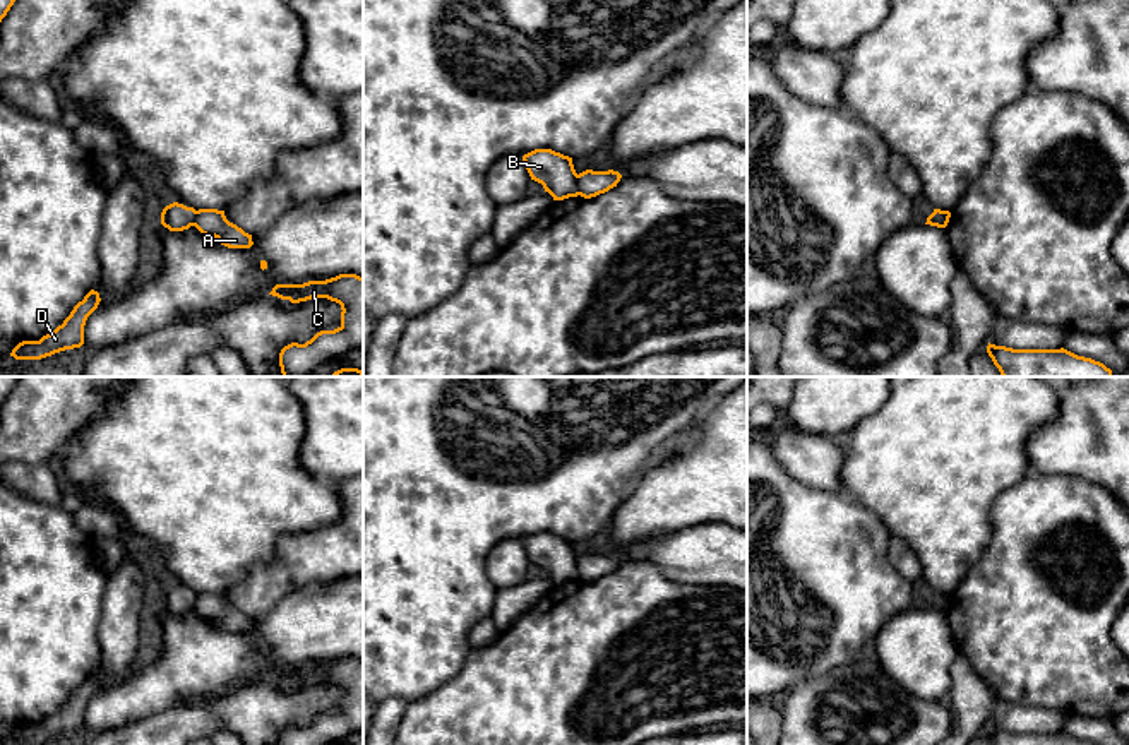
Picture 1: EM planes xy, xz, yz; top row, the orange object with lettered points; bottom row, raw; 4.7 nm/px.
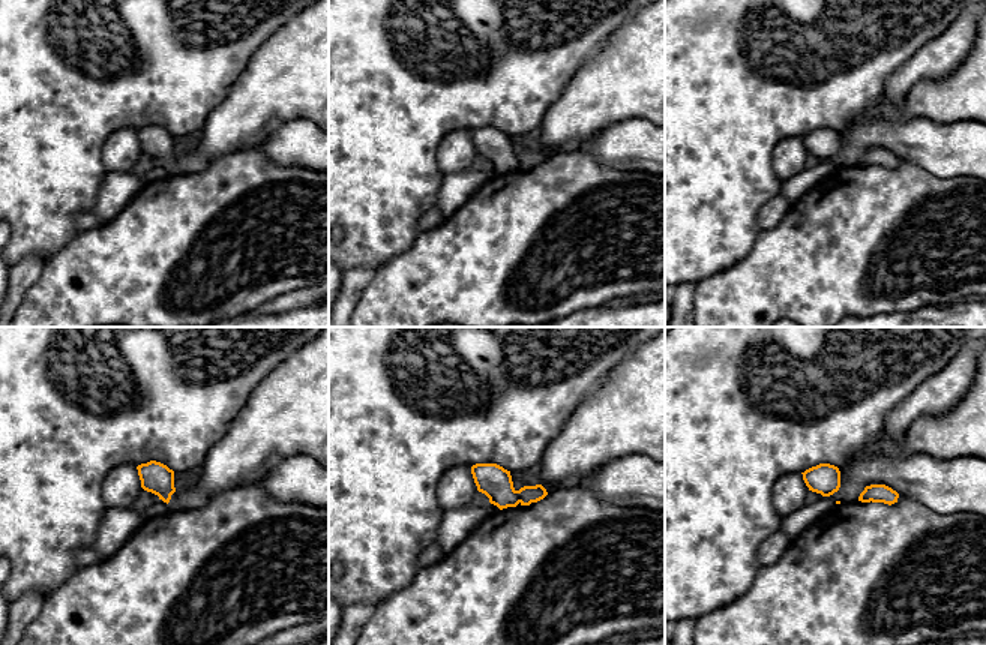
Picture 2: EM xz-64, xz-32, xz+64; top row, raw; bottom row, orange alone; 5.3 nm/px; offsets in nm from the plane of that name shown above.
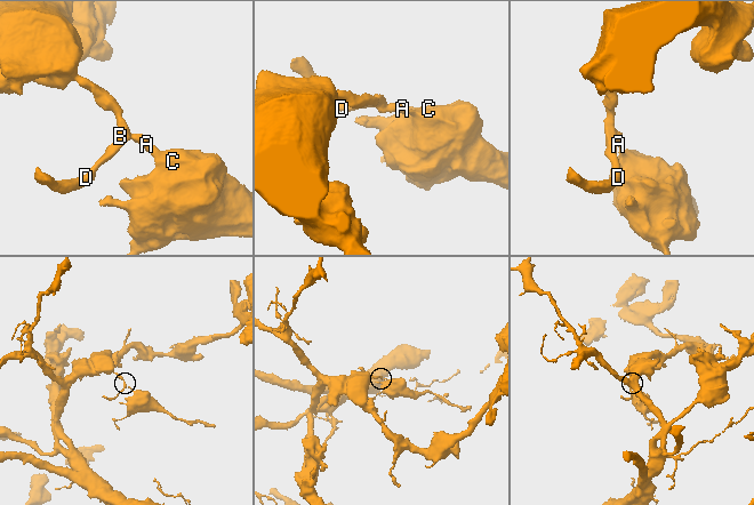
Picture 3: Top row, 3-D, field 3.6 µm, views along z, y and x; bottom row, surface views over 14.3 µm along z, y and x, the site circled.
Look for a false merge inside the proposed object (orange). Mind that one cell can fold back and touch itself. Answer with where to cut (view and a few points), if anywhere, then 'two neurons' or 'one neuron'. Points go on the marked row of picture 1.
cut in xz along (576, 175), (579, 194); two neurons

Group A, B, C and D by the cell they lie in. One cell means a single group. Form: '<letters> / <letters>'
A C / B D

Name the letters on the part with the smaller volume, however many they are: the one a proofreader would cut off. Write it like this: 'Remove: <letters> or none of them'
Remove: A, C

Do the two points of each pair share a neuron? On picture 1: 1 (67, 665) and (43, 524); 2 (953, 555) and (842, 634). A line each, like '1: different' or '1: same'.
1: same
2: different

